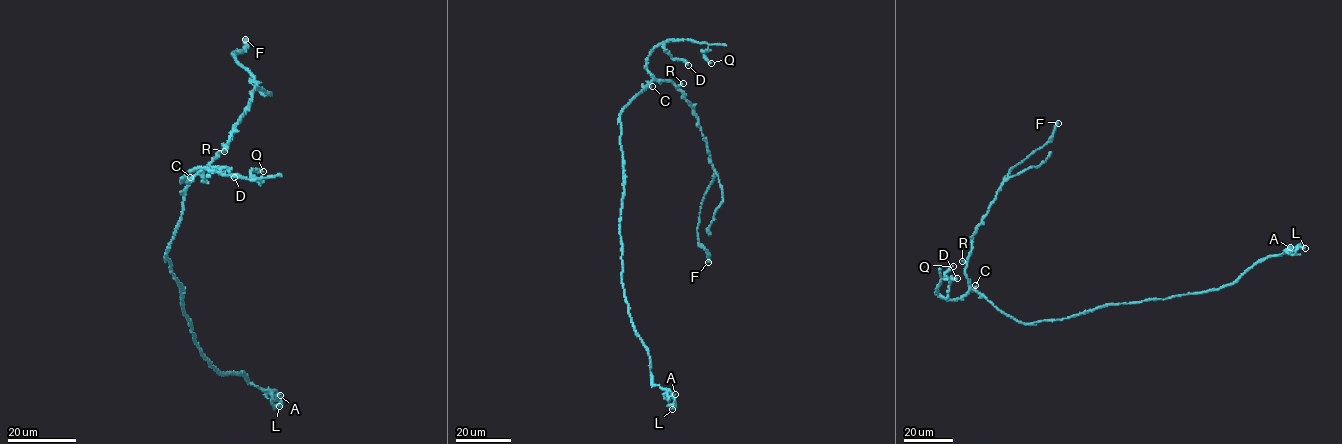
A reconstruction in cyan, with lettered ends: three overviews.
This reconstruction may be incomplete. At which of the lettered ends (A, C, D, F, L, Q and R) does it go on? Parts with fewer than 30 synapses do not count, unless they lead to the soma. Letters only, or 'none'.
none

